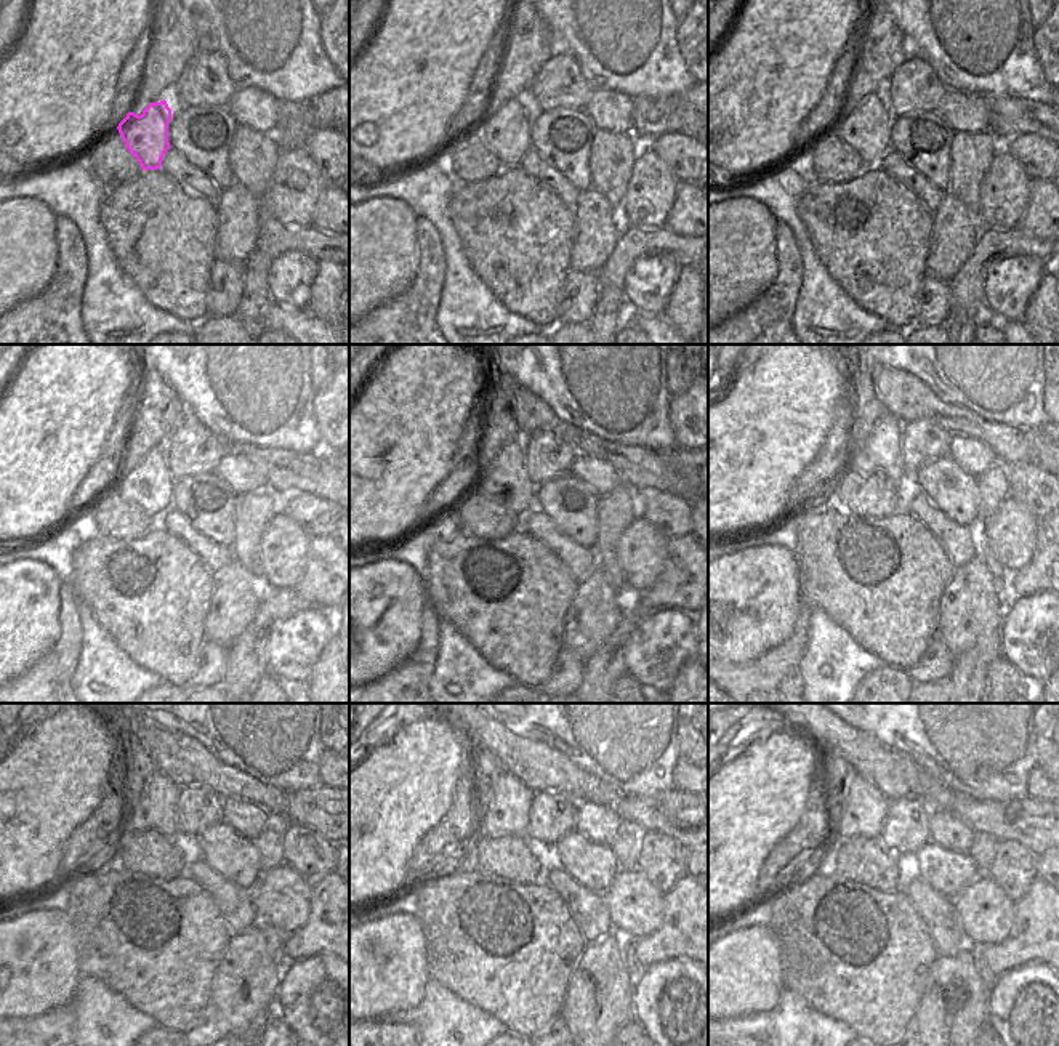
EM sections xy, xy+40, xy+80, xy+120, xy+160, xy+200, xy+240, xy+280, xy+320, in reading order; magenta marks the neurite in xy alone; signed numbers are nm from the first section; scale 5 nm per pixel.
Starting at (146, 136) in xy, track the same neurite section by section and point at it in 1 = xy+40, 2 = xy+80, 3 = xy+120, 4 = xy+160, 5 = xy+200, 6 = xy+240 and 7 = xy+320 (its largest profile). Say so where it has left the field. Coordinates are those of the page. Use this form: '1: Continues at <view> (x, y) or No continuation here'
1: Continues at xy+40 (507, 133)
2: Continues at xy+80 (865, 128)
3: Continues at xy+120 (149, 484)
4: Continues at xy+160 (505, 481)
5: Continues at xy+200 (878, 454)
6: Continues at xy+240 (156, 808)
7: Continues at xy+320 (864, 814)

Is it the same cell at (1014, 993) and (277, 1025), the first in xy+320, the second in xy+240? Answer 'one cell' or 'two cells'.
two cells

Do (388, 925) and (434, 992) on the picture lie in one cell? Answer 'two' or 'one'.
two

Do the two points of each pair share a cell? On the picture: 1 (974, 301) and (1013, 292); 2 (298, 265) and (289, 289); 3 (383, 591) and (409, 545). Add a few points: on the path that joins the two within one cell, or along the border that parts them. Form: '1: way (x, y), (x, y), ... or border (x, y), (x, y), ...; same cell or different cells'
1: border (994, 261), (986, 274), (987, 316); different cells
2: way (295, 271), (289, 282); same cell
3: border (398, 542), (393, 558), (407, 563), (420, 577); different cells

